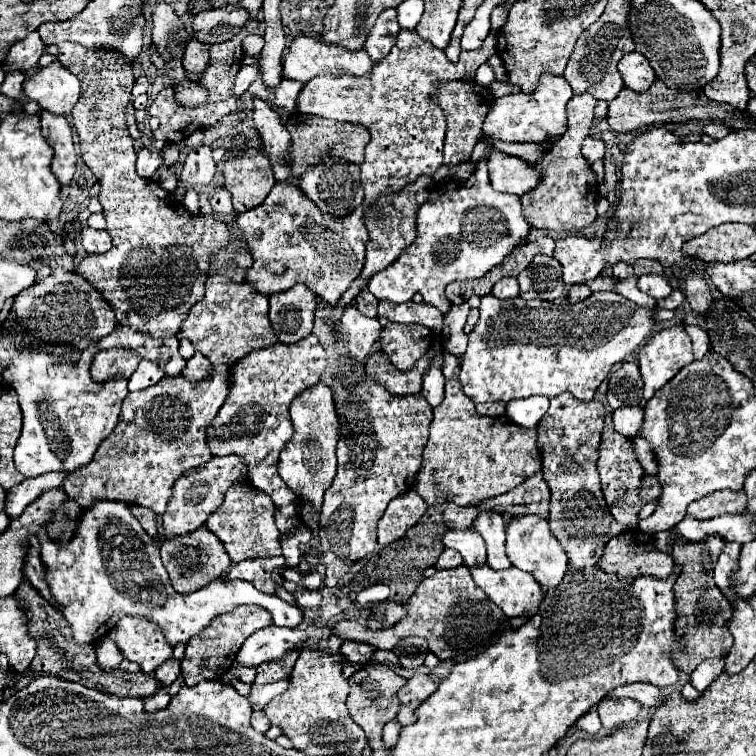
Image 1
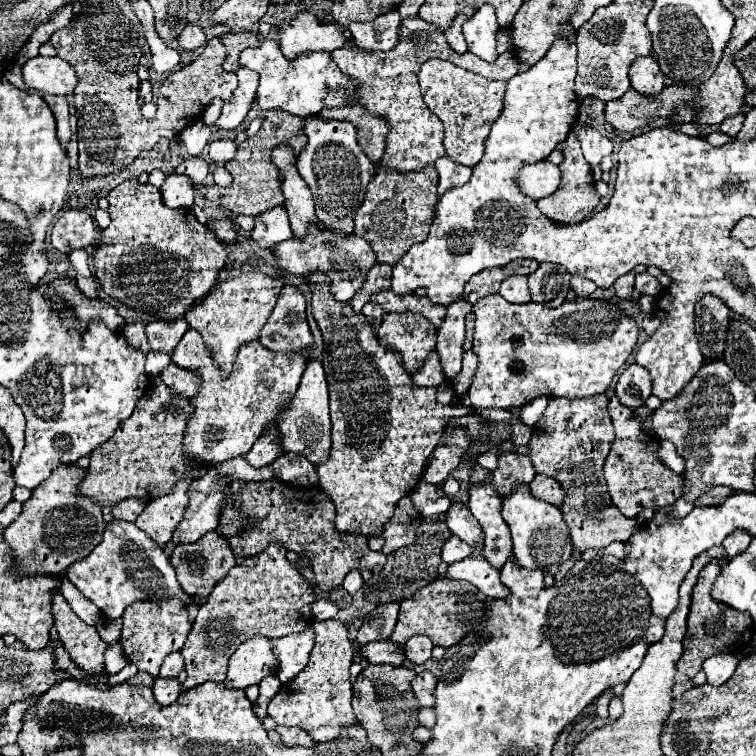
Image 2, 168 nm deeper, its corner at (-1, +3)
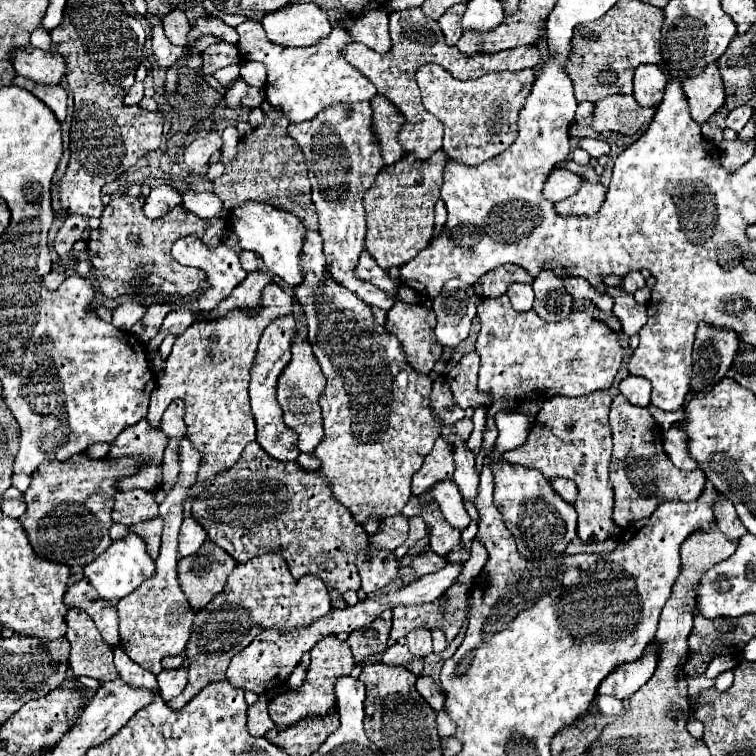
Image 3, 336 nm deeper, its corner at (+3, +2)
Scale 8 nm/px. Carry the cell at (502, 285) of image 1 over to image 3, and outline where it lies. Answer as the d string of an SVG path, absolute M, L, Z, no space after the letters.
M512 284L506 294L508 294L514 310L518 310L518 312L528 312L528 310L532 310L534 290L532 290L530 284Z

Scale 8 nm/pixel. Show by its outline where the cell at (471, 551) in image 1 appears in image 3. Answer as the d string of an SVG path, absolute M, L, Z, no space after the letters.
M440 480L434 488L432 488L432 496L438 502L444 518L458 530L464 530L470 522L470 516L464 508L464 498L456 486L456 482L452 480Z

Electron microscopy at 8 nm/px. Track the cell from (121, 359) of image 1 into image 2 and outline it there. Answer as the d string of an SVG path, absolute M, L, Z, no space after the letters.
M136 321L136 323L128 323L124 327L124 337L128 341L128 347L132 349L140 349L142 353L148 353L150 347L148 347L148 339L146 339L146 333L144 333L144 321Z

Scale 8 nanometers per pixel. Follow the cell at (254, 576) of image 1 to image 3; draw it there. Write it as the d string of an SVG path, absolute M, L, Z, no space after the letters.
M262 554L246 564L238 564L224 586L224 590L210 600L194 618L192 636L186 646L188 656L188 686L178 698L172 698L166 706L172 710L182 710L206 684L224 680L230 660L252 642L266 628L278 628L282 632L304 628L314 620L330 612L328 588L318 576L302 576L296 580L290 576L286 560L276 554Z

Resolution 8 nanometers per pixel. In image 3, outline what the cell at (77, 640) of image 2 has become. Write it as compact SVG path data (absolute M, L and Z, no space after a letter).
M72 608L66 614L66 622L68 622L66 638L72 644L70 670L74 672L74 676L90 676L100 682L116 680L118 670L112 662L114 648L110 648L102 640L92 618L88 618L86 612Z

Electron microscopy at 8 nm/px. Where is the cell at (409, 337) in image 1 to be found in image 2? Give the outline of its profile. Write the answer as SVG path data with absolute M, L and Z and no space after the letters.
M386 313L378 329L378 341L400 353L404 369L414 373L436 345L436 327L422 315Z

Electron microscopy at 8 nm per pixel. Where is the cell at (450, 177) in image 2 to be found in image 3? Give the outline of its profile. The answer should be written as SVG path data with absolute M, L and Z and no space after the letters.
M436 204L436 226L434 226L432 240L438 238L438 234L444 230L444 226L446 226L446 208L444 208L444 204Z

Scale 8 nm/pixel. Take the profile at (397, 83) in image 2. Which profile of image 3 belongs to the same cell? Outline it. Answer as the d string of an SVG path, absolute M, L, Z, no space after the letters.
M408 8L390 12L390 36L392 36L392 48L386 54L378 54L362 44L348 44L344 46L342 54L344 58L356 66L376 88L378 94L386 96L394 102L394 106L404 114L406 124L402 126L398 138L400 144L406 148L408 154L418 156L420 160L430 158L436 150L442 148L444 126L436 116L432 116L422 106L420 90L416 86L416 70L424 64L440 64L450 74L456 74L460 80L474 80L488 72L502 72L502 70L522 70L522 68L534 68L542 62L542 52L536 46L518 46L510 50L502 50L496 54L476 54L472 58L466 58L458 48L452 48L444 42L444 34L436 20L428 18L422 8Z

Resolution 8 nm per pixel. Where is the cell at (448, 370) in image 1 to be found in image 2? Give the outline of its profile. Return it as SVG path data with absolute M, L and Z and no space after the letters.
M464 299L454 301L448 307L446 319L438 329L436 351L440 355L442 371L446 377L456 377L462 369L462 345L464 345L464 317L472 311L472 305Z

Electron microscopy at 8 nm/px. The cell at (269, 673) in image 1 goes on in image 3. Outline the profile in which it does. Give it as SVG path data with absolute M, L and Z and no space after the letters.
M260 694L260 700L248 708L248 732L252 736L264 736L270 728L274 728L274 722L268 716L268 698Z

